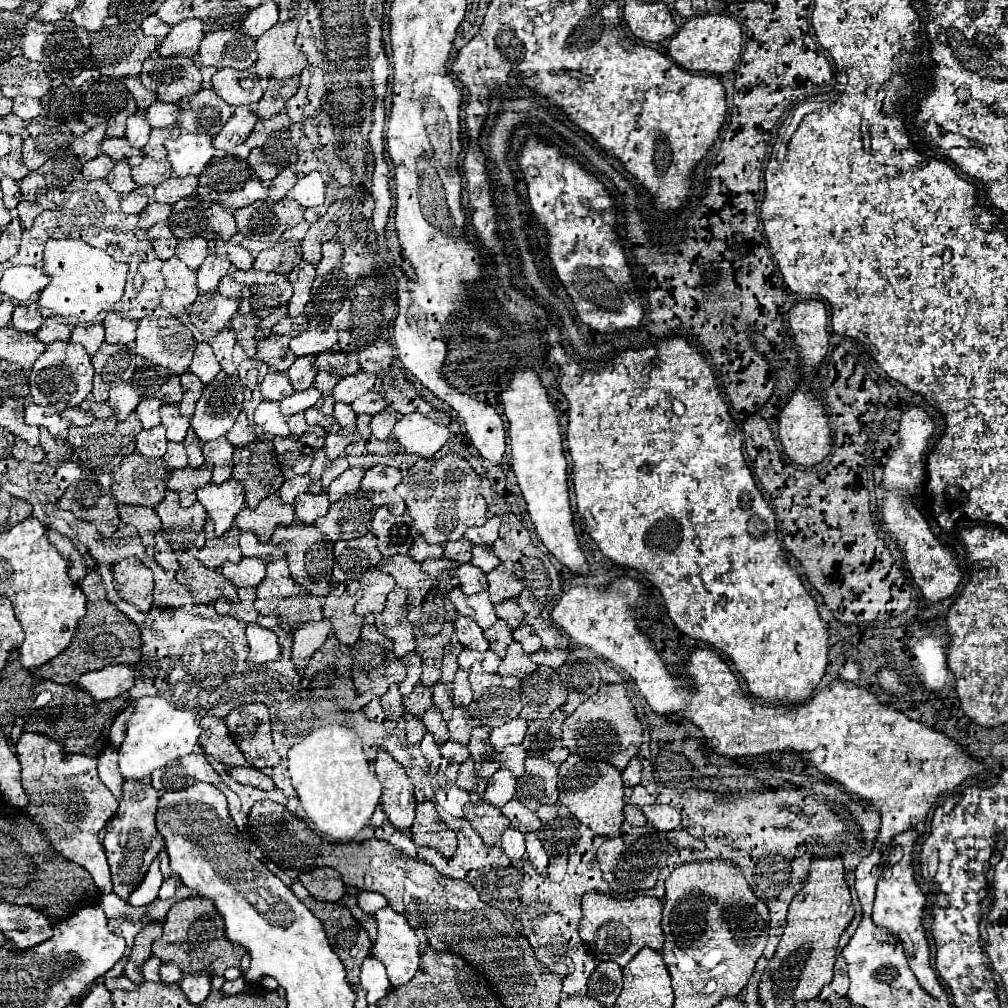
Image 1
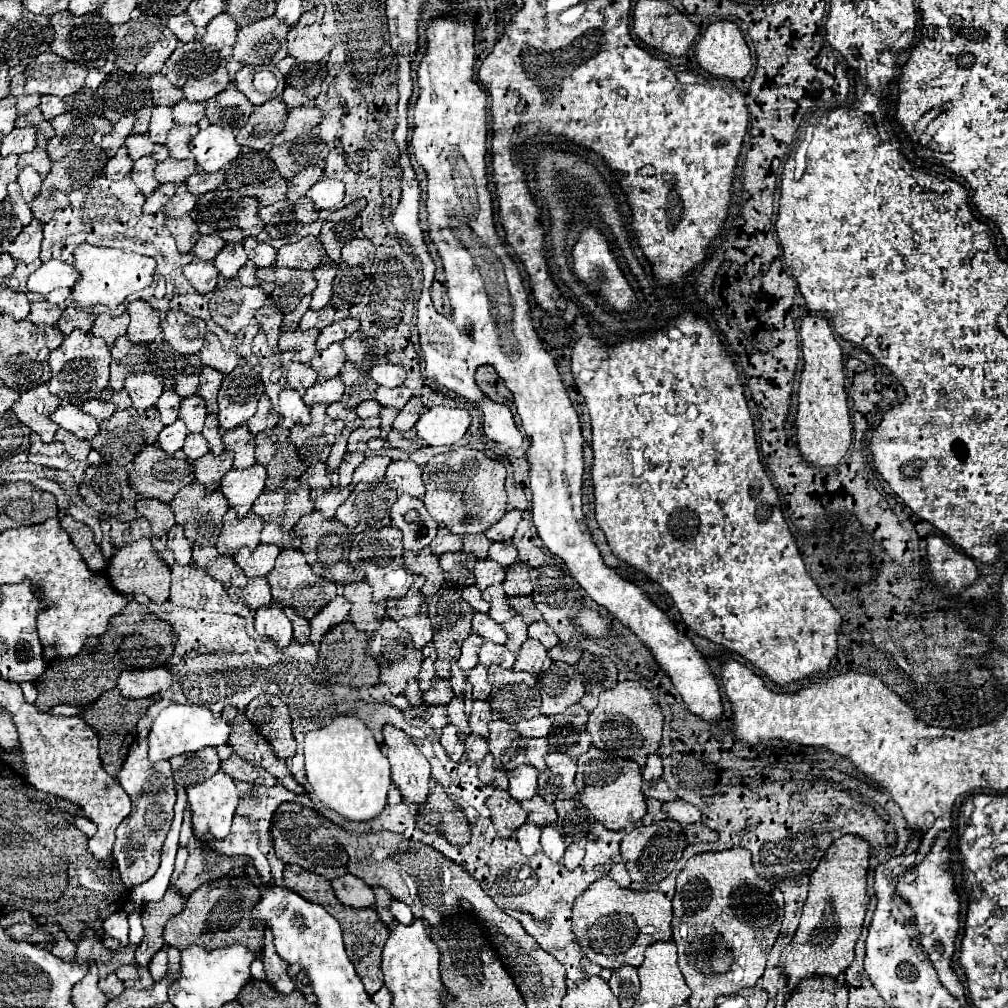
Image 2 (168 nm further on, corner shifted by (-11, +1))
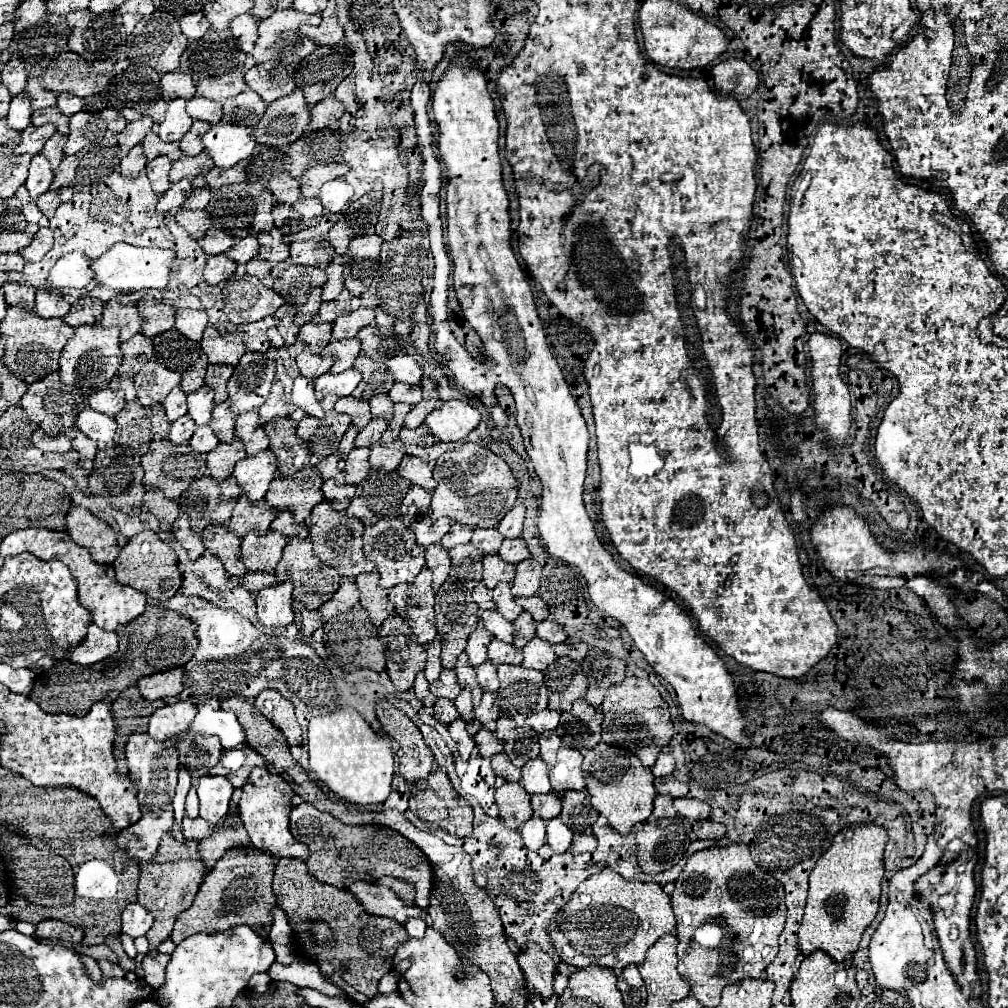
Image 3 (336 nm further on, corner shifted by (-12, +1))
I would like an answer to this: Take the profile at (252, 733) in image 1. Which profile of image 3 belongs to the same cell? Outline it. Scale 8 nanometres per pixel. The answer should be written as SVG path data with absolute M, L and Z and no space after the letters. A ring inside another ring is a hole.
M265 689L259 693L259 697L253 701L257 711L267 717L285 737L289 747L301 745L301 727L295 719L293 703L287 701L279 691Z

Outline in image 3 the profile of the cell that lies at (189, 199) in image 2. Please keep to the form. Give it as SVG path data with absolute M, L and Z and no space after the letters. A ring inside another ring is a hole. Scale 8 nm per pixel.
M195 179L191 195L189 195L187 203L183 203L183 209L205 209L209 199L211 199L211 193L203 185L199 185L199 181Z

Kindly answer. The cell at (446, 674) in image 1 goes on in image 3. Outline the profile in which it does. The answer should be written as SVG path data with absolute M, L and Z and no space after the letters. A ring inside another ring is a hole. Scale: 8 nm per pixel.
M481 625L469 635L465 653L467 653L469 663L471 663L473 667L481 665L481 663L487 659L487 645L491 643L491 639L493 639L493 635L491 635L485 627L481 627Z

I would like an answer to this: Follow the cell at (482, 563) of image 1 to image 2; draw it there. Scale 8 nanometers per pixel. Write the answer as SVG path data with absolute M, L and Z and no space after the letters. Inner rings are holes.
M508 541L492 543L492 547L490 547L490 555L488 555L488 557L494 559L494 561L498 561L502 567L508 567L508 565L512 565L512 563L516 561L516 557L518 557L518 549L516 549L512 543L508 543Z

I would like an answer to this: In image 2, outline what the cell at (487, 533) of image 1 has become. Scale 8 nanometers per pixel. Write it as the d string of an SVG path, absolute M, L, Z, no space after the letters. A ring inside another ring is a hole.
M512 509L498 523L494 523L486 531L486 537L490 541L510 541L514 537L514 533L516 533L518 523L520 523L520 511L518 509Z

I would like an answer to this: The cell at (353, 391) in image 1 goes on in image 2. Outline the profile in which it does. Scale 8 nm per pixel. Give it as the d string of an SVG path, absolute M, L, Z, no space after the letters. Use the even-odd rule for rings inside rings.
M384 363L384 365L376 365L370 371L370 377L384 387L400 387L406 379L406 371L398 365L398 363Z

